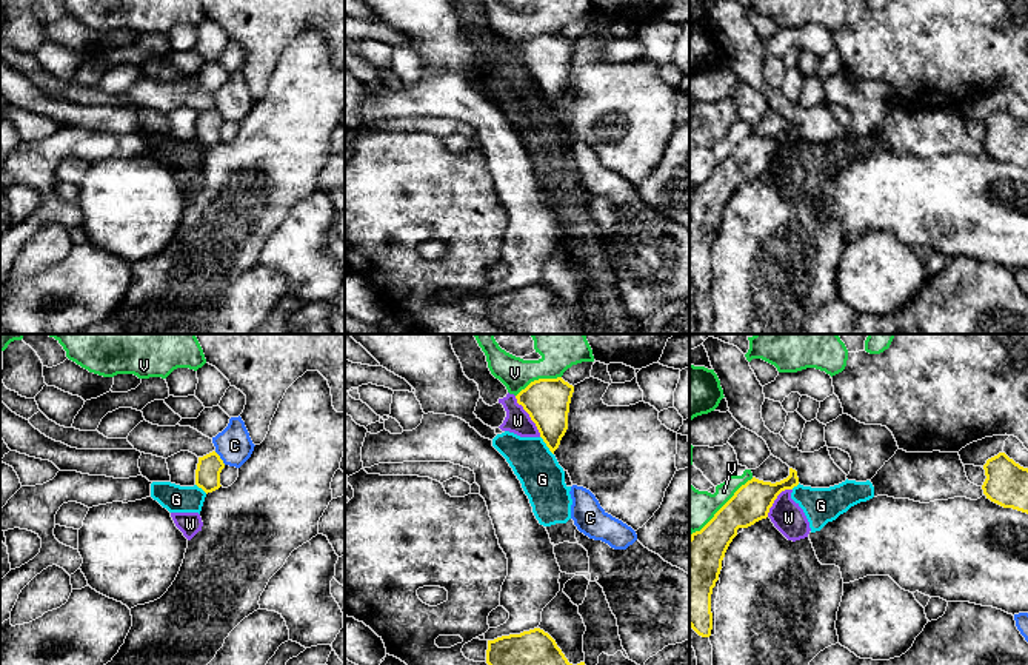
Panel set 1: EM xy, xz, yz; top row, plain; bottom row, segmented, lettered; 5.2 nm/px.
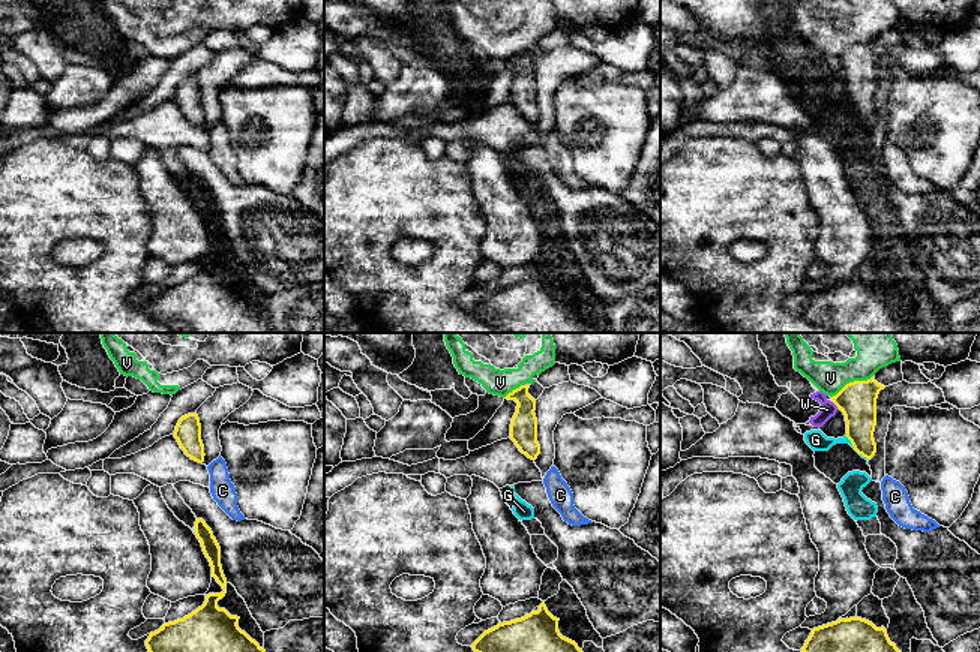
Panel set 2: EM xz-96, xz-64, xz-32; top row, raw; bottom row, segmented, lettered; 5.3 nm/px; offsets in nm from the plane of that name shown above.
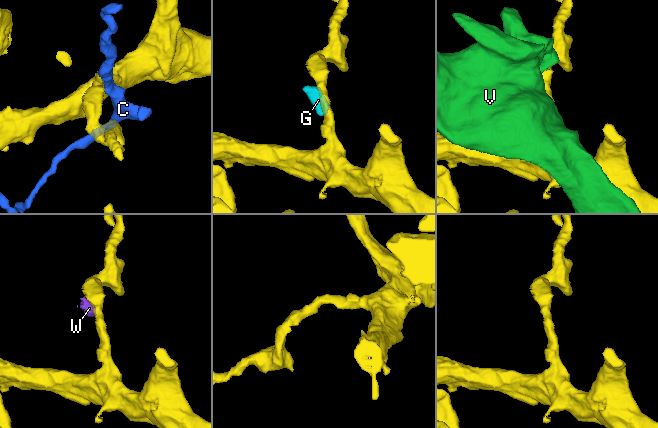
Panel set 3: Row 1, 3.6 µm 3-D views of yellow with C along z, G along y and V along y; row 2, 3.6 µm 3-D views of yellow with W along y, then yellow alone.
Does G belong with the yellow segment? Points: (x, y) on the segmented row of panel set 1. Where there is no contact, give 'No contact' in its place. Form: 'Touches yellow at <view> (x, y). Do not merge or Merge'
Touches yellow at xz (547, 445). Do not merge

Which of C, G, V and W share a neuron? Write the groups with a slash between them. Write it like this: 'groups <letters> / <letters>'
groups C / G W / V

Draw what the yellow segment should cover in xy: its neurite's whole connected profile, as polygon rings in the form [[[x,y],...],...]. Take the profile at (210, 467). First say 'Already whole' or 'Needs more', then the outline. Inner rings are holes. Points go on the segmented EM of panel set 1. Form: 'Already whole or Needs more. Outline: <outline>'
Already whole. Outline: [[[215,451],[199,457],[195,470],[195,485],[202,488],[206,494],[219,490],[222,486],[220,473],[223,468],[225,463]]]

